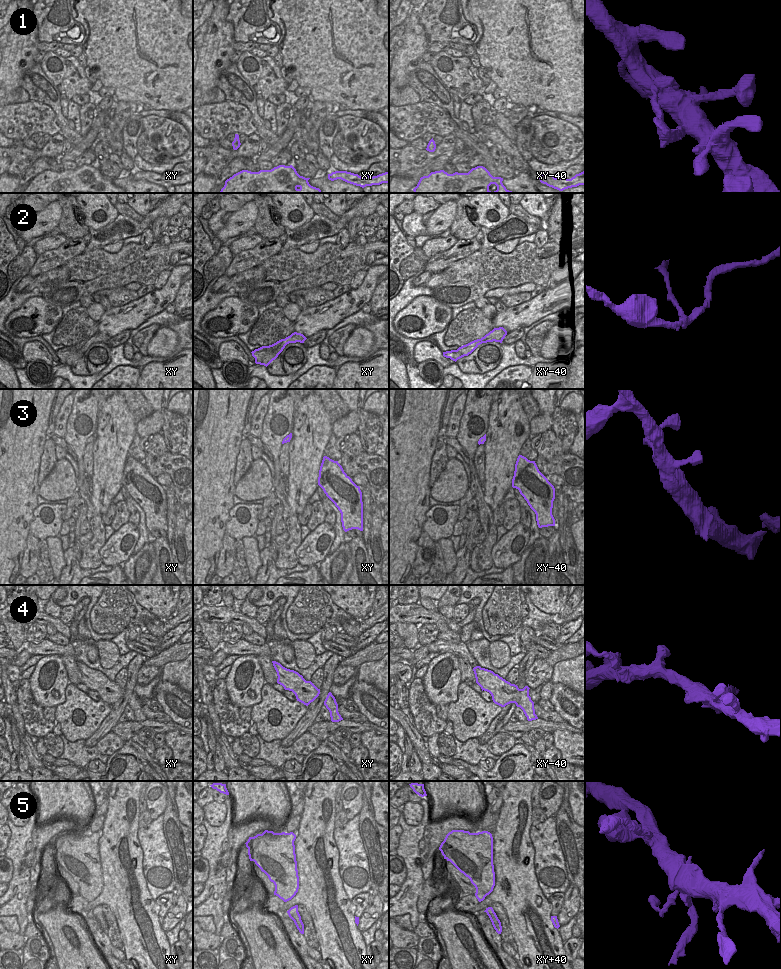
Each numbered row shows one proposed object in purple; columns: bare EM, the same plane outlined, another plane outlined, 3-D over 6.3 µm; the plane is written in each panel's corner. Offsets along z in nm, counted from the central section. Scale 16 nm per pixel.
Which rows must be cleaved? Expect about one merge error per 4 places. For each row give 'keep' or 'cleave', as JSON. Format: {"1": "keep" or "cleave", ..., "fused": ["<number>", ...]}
{"1": "keep", "2": "cleave", "3": "keep", "4": "cleave", "5": "cleave", "fused": ["2", "4", "5"]}

